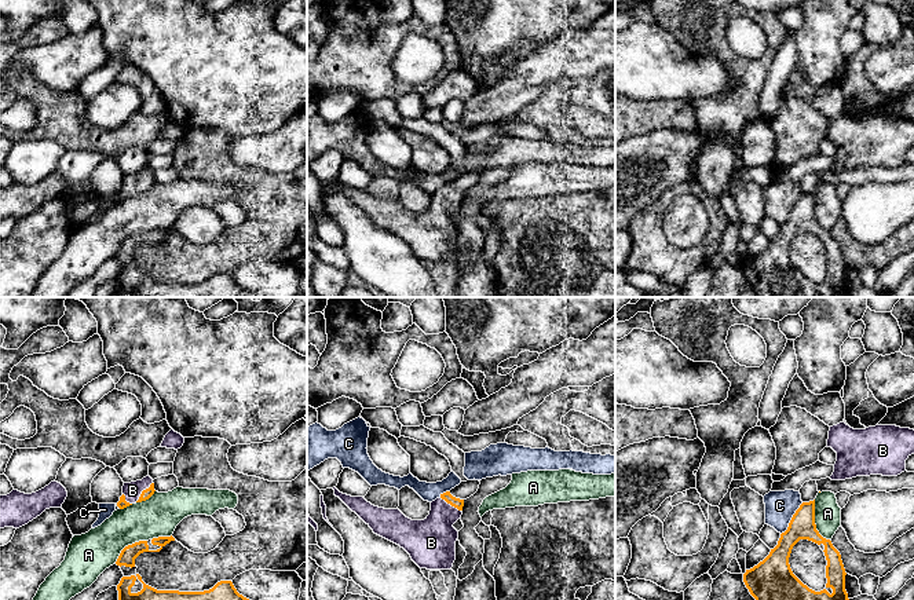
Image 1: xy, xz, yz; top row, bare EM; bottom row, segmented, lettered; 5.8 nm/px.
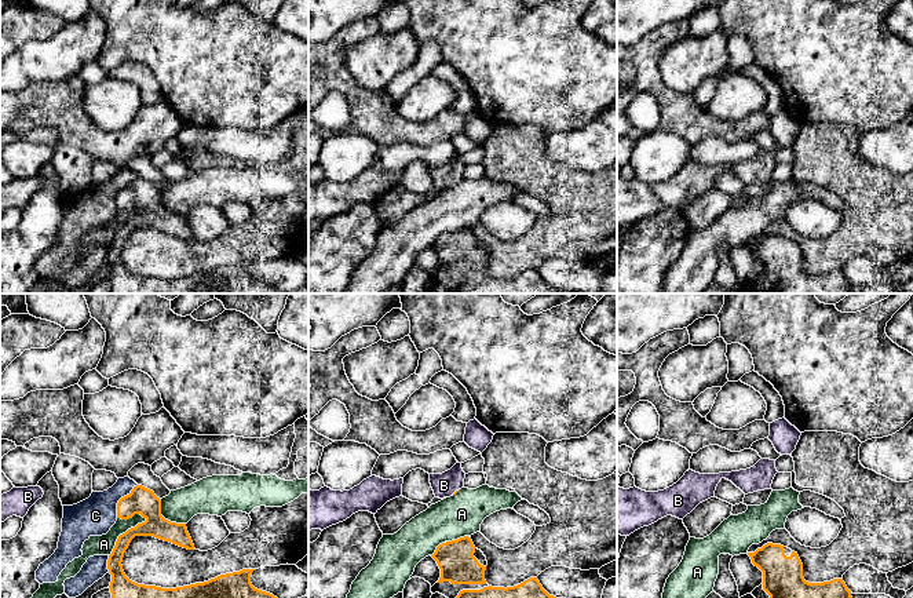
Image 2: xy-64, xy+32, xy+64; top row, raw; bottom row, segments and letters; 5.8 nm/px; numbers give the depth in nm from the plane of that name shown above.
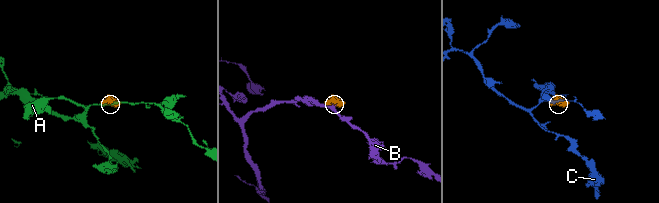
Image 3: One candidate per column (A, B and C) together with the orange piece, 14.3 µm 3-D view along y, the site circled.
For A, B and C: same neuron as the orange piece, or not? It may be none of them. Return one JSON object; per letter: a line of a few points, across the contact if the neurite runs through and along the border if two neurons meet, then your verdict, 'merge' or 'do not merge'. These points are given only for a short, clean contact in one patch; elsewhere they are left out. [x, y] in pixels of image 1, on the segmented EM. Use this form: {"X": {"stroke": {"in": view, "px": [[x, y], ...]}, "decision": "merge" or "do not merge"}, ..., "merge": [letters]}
{"A": {"decision": "do not merge"}, "B": {"stroke": {"in": "xy", "px": [[147, 493], [142, 491], [132, 490]]}, "decision": "merge"}, "C": {"decision": "do not merge"}, "merge": ["B"]}

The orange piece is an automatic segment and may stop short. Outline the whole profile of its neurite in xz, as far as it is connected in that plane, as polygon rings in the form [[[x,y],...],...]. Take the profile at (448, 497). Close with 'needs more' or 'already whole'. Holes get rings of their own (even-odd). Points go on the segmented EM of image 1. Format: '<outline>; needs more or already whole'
[[[336,487],[333,490],[374,534],[403,548],[420,568],[451,570],[458,538],[453,524],[461,519],[464,500],[446,491],[431,502],[429,515],[424,520],[412,520],[399,509],[379,508],[363,497],[343,494]]]; needs more

